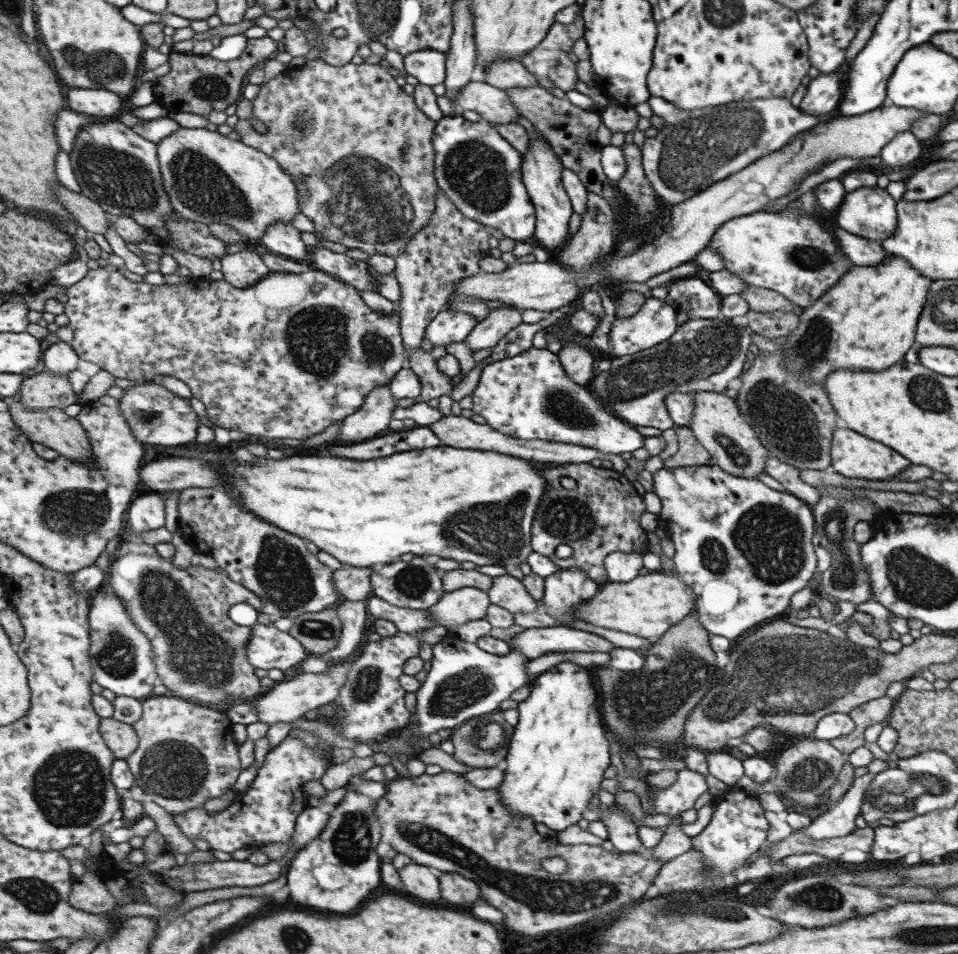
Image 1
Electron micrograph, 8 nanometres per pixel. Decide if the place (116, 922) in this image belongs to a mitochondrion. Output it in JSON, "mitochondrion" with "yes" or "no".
{"mitochondrion":"no"}

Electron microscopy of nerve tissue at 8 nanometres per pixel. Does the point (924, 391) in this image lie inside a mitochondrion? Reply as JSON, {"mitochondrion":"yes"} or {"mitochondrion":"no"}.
{"mitochondrion":"yes"}

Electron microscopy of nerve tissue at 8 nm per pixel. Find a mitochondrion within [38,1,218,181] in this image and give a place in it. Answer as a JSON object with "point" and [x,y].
{"point":[104,65]}

